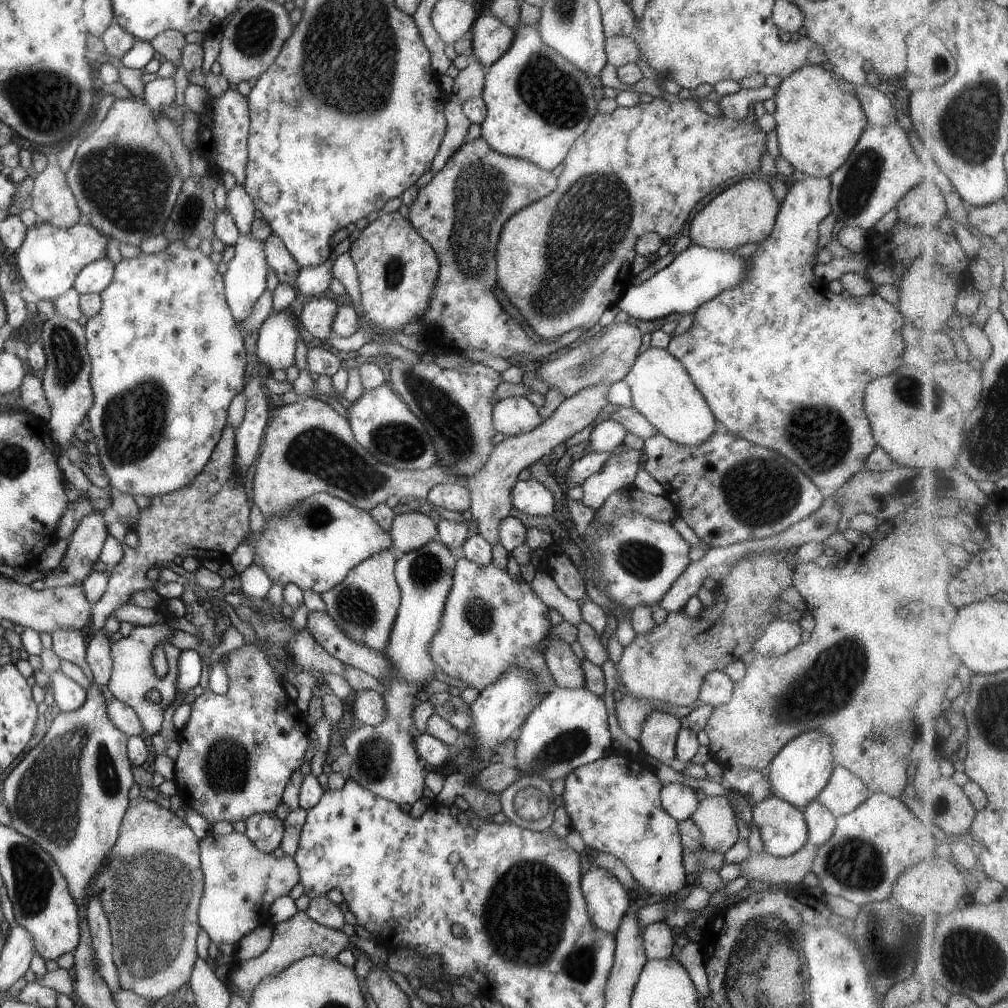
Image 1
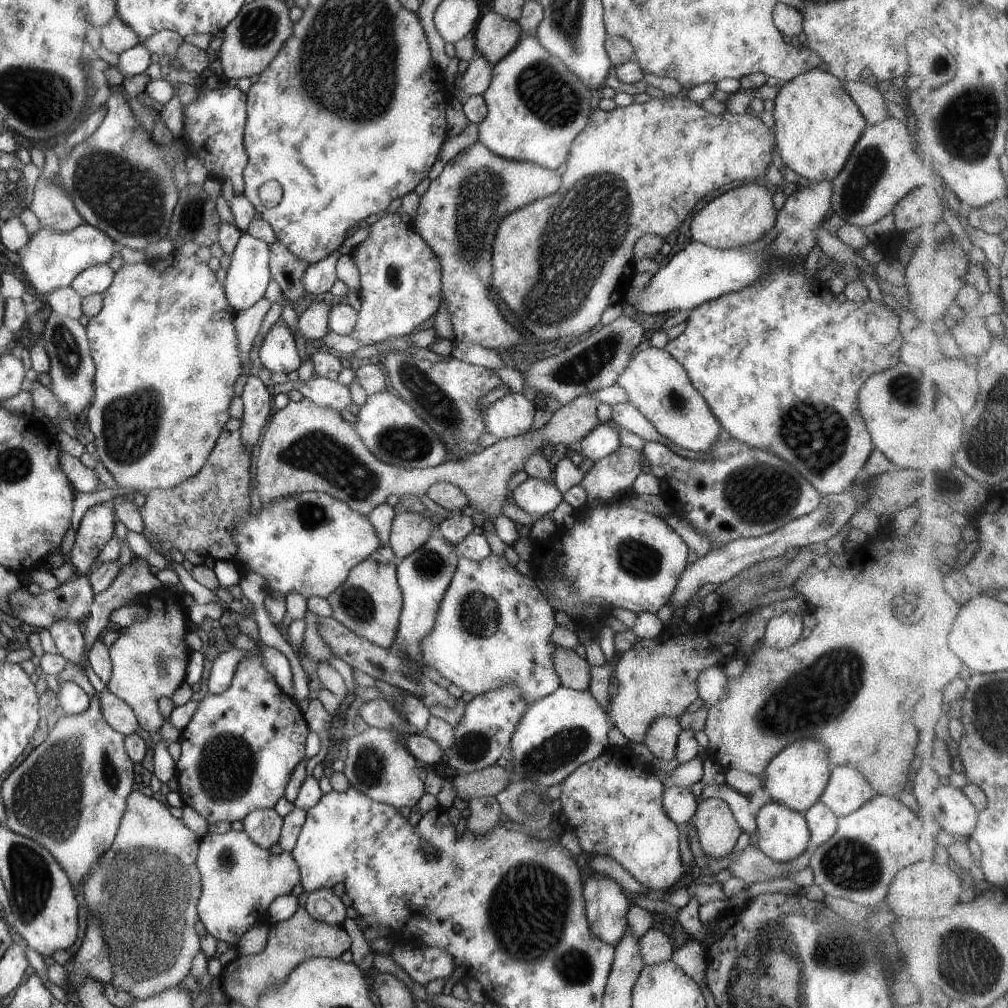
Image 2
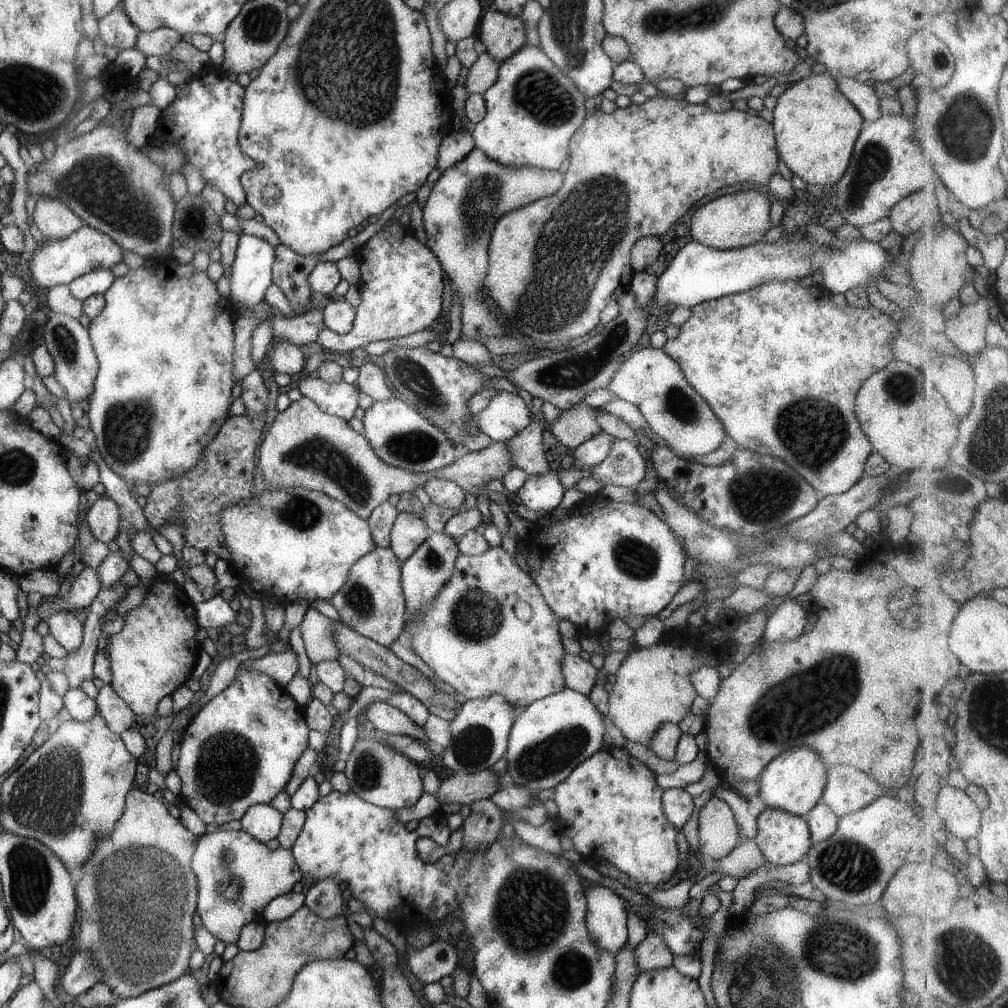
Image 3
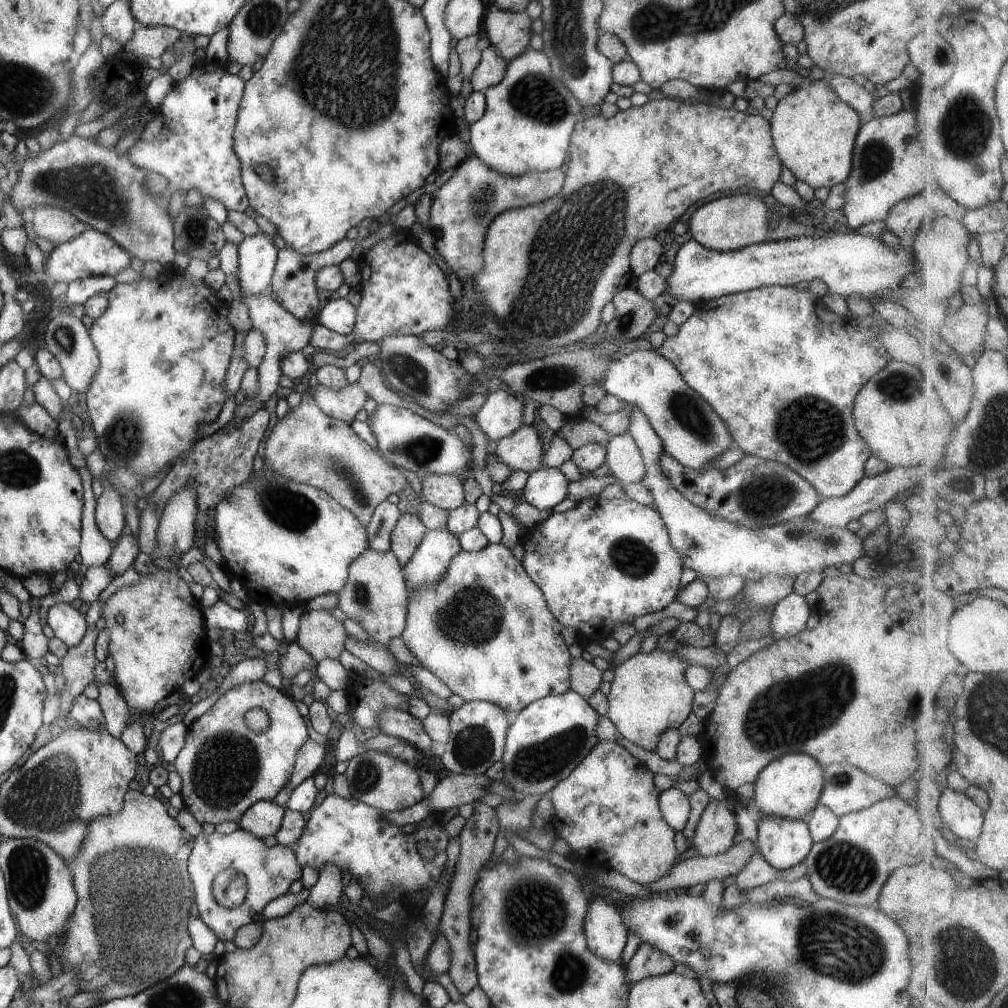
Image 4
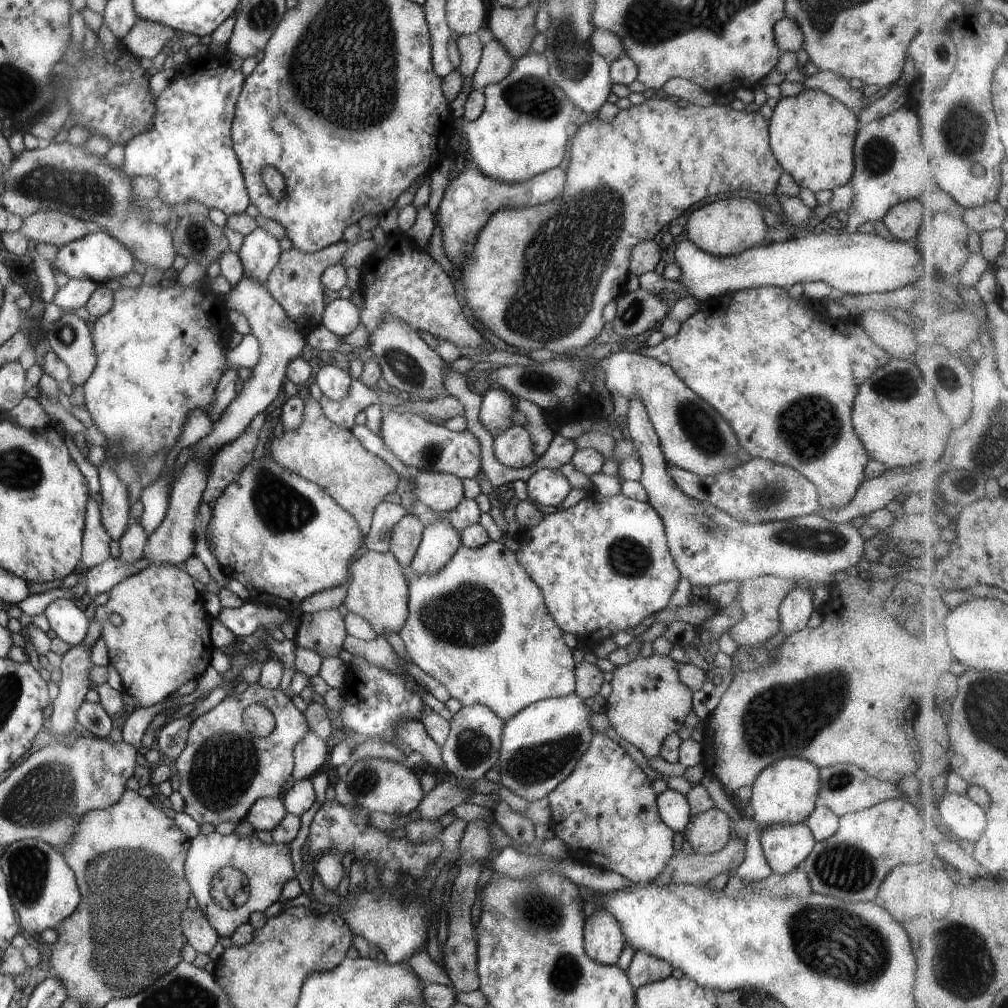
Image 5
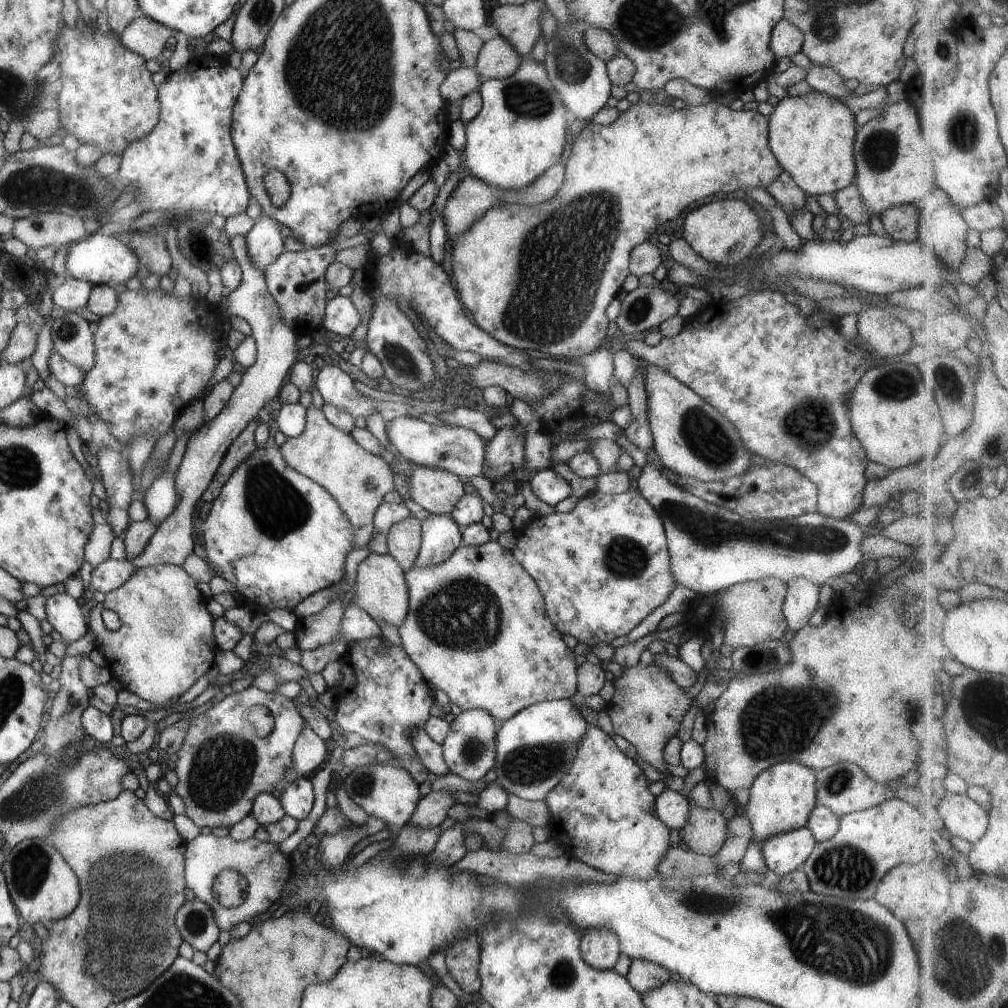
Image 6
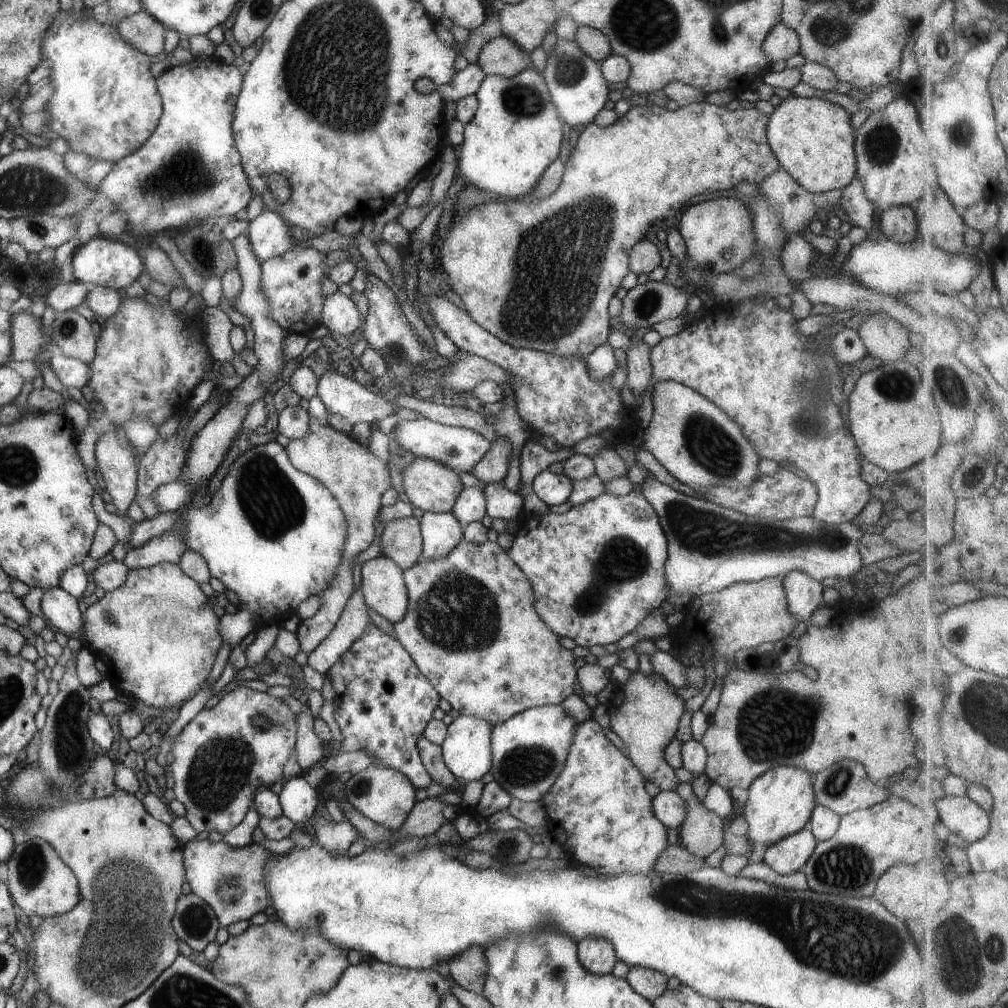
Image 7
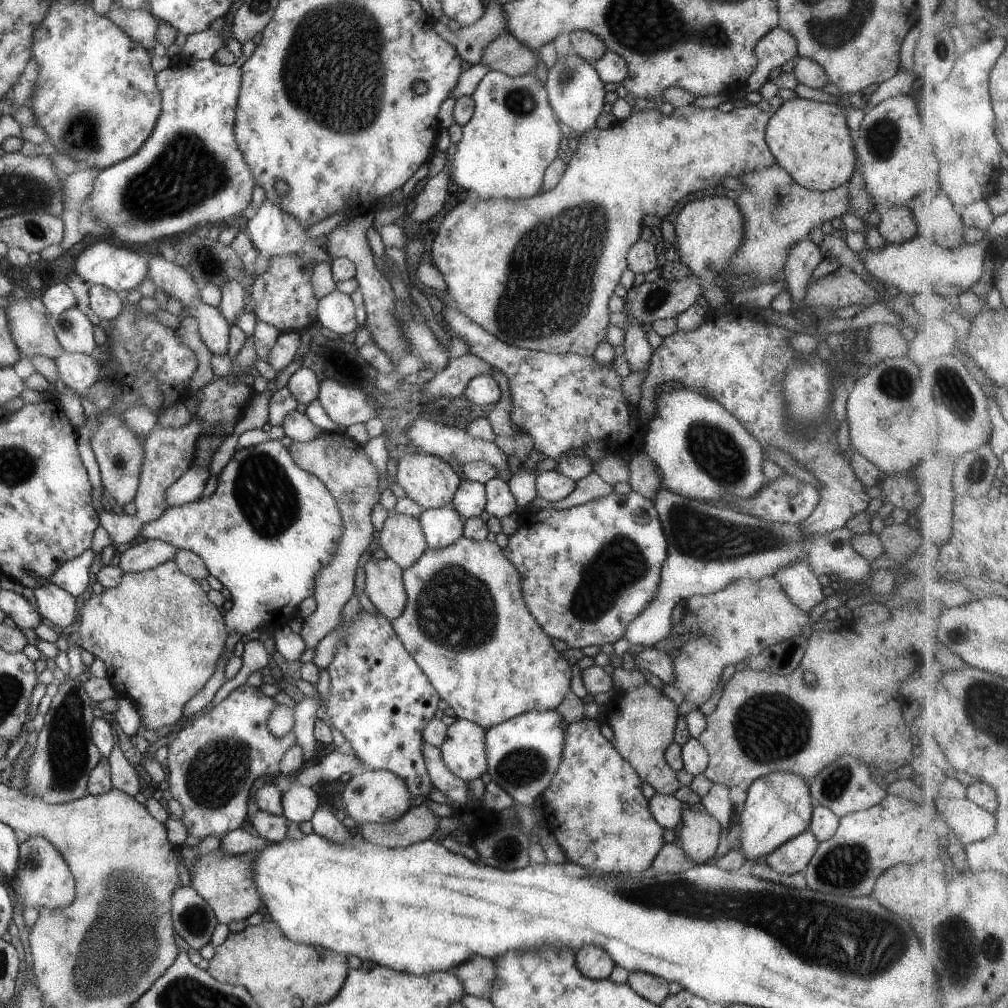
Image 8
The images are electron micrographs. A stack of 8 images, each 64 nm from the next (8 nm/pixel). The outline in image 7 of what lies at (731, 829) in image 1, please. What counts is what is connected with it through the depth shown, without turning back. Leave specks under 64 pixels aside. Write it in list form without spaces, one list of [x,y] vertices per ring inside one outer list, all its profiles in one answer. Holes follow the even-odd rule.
[[[679,783],[674,791],[685,800],[686,814],[679,828],[681,846],[701,860],[714,852],[726,838],[726,824],[708,812],[692,792],[689,783]]]

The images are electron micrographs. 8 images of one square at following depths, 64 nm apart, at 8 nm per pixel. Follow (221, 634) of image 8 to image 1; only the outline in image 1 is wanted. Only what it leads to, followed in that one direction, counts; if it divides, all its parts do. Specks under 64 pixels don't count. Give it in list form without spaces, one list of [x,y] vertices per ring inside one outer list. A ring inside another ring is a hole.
[[[164,613],[163,616],[165,618],[161,624],[157,622],[153,625],[135,625],[128,636],[123,636],[117,642],[110,644],[112,670],[106,688],[109,690],[111,697],[123,702],[135,712],[143,732],[151,737],[159,733],[164,710],[174,700],[178,661],[183,652],[171,642],[174,629],[168,626],[167,621],[173,618],[173,616],[167,616]],[[157,645],[161,646],[169,667],[167,674],[163,678],[155,676],[153,666],[151,665],[151,654],[153,654],[153,649]],[[147,692],[150,692],[150,694],[151,692],[159,693],[161,701],[153,704],[151,700],[147,700]]]

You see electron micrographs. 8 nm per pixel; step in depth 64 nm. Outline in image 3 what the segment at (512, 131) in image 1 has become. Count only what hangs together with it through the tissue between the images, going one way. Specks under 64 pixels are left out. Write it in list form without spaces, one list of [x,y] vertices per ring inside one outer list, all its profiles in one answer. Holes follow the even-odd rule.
[[[525,44],[500,64],[498,80],[482,93],[486,114],[470,132],[473,145],[503,167],[557,171],[568,158],[568,143],[584,120],[585,98],[540,50]]]

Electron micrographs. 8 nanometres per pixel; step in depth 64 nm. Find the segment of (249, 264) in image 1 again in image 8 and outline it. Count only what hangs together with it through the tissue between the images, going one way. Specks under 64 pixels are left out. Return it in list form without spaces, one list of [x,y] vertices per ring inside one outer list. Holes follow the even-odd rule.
[[[264,198],[255,212],[251,219],[246,219],[244,229],[247,231],[253,248],[259,252],[257,254],[261,258],[269,260],[275,256],[297,254],[298,256],[309,258],[313,263],[327,262],[329,260],[326,250],[323,250],[315,242],[315,239],[307,236],[307,232],[305,232],[306,228],[303,228],[293,216],[289,216],[287,212],[283,212],[277,203],[273,204],[273,202],[269,202],[268,198]]]

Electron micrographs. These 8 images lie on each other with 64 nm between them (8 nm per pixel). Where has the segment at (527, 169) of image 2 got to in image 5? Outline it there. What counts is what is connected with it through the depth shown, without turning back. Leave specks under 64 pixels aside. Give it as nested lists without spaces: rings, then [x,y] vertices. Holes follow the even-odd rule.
[[[466,162],[457,177],[446,186],[437,210],[437,224],[447,259],[455,269],[460,268],[464,256],[474,245],[476,233],[492,213],[504,207],[533,207],[547,203],[559,196],[564,181],[565,172],[557,166],[521,183],[501,183],[481,175],[473,164]]]

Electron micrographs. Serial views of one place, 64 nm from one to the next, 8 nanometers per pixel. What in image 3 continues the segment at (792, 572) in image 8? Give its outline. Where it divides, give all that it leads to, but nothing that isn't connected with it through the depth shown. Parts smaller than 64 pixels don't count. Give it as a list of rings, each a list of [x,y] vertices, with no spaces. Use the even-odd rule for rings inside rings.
[[[796,598],[778,600],[775,610],[767,618],[762,640],[786,642],[799,637],[805,630],[807,614]]]

